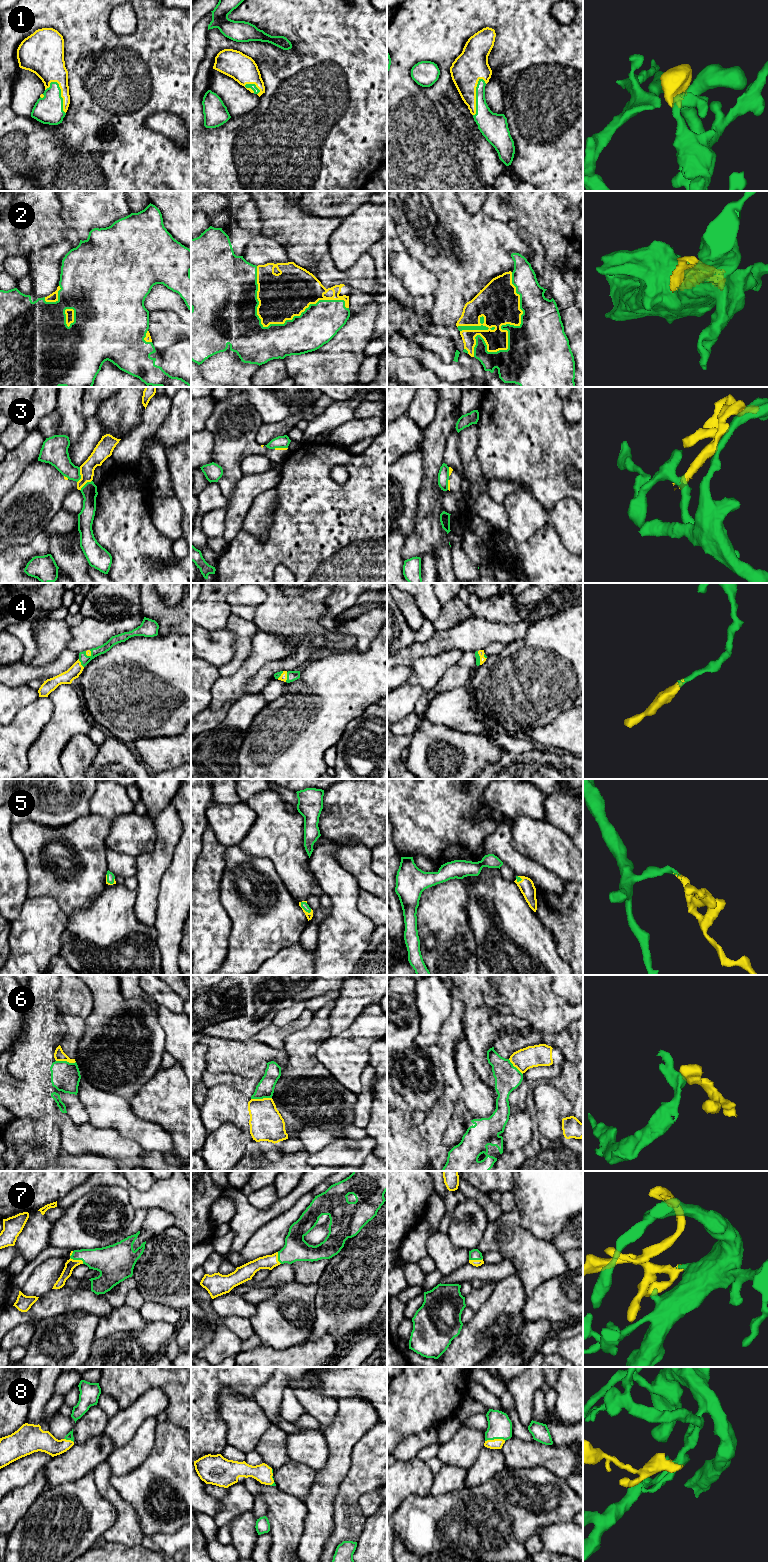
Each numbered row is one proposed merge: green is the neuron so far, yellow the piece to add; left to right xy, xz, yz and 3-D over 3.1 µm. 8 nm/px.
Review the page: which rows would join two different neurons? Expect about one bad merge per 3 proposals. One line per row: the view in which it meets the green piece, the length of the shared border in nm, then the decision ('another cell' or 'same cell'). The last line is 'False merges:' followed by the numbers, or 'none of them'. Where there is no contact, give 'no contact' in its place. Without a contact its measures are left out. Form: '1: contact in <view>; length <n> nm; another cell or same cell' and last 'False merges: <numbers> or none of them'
1: contact in xy; length 280 nm; same cell
2: contact in yz; length 750 nm; same cell
3: contact in xy; length 130 nm; another cell
4: contact in xz; length 80 nm; same cell
5: contact in xz; length 120 nm; same cell
6: contact in xz; length 170 nm; another cell
7: contact in xy; length 140 nm; same cell
8: contact in yz; length 170 nm; same cell
False merges: 3, 6

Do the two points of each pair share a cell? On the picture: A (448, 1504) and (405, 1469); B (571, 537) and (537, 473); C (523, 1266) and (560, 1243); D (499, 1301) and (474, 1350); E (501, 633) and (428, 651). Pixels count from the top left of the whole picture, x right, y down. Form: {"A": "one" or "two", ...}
{"A": "two", "B": "two", "C": "two", "D": "one", "E": "one"}

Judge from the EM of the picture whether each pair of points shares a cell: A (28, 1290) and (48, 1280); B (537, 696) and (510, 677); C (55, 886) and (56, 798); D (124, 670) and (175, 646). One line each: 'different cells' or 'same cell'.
A: same cell
B: same cell
C: different cells
D: same cell

